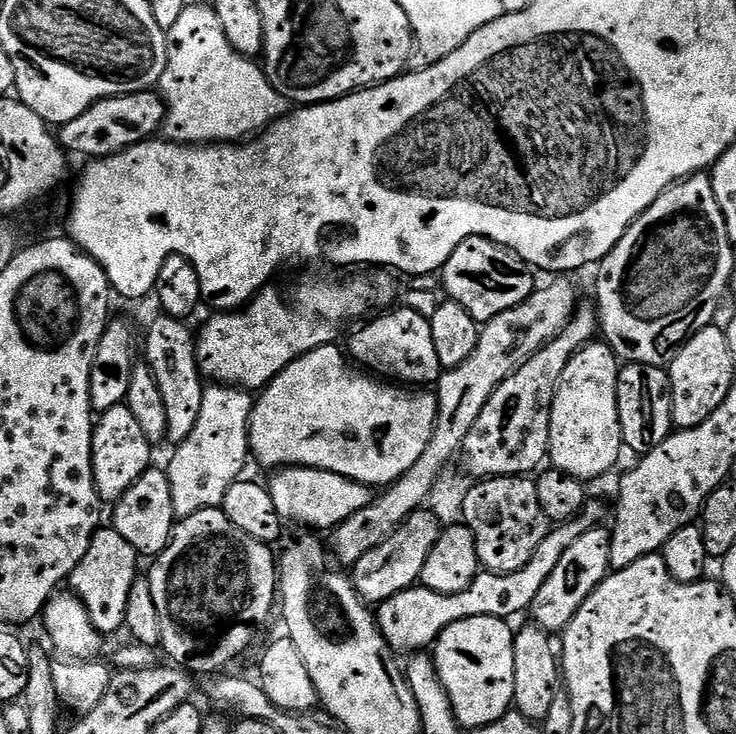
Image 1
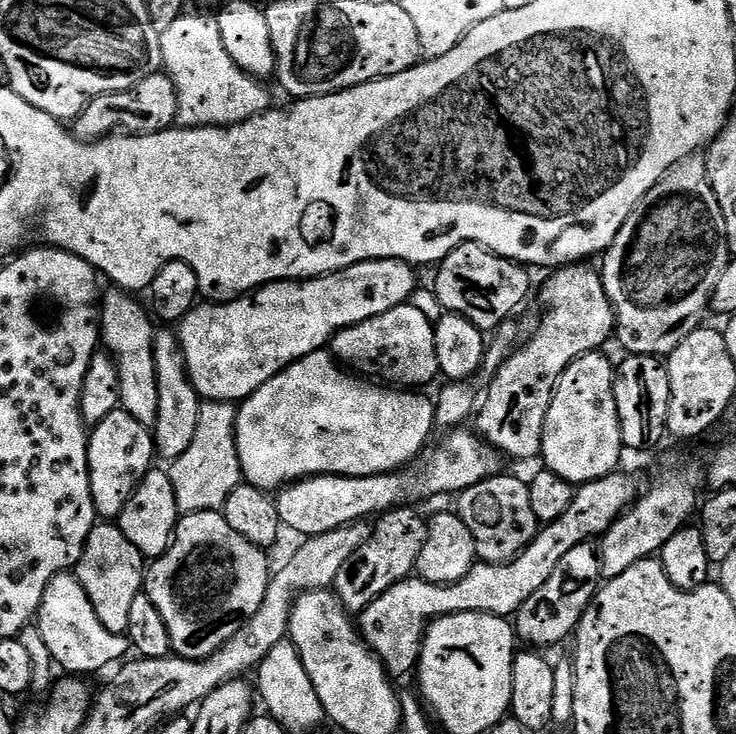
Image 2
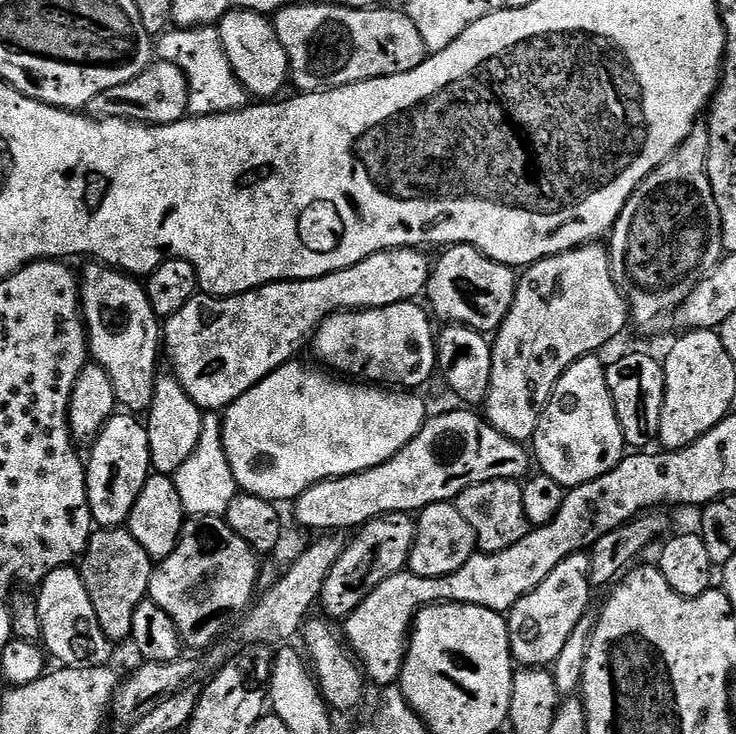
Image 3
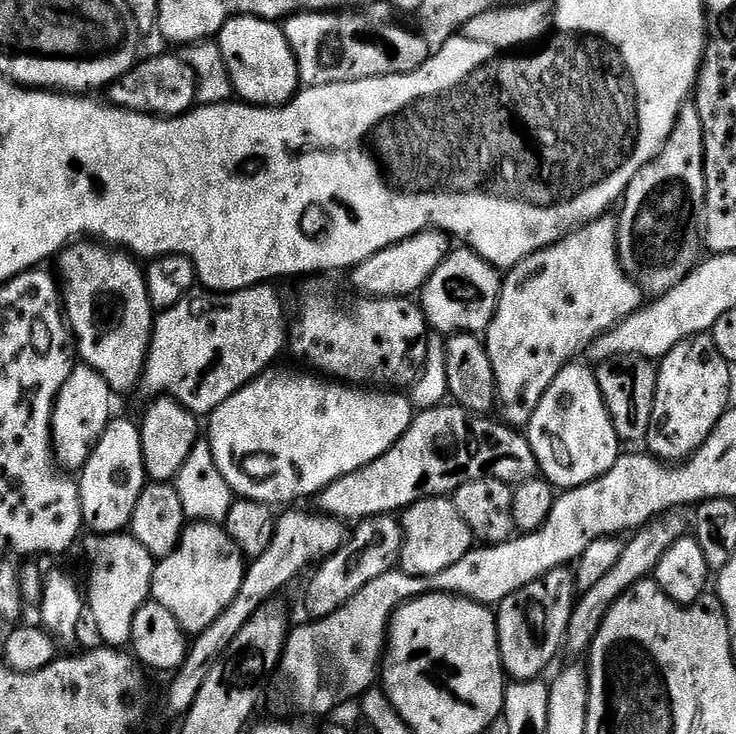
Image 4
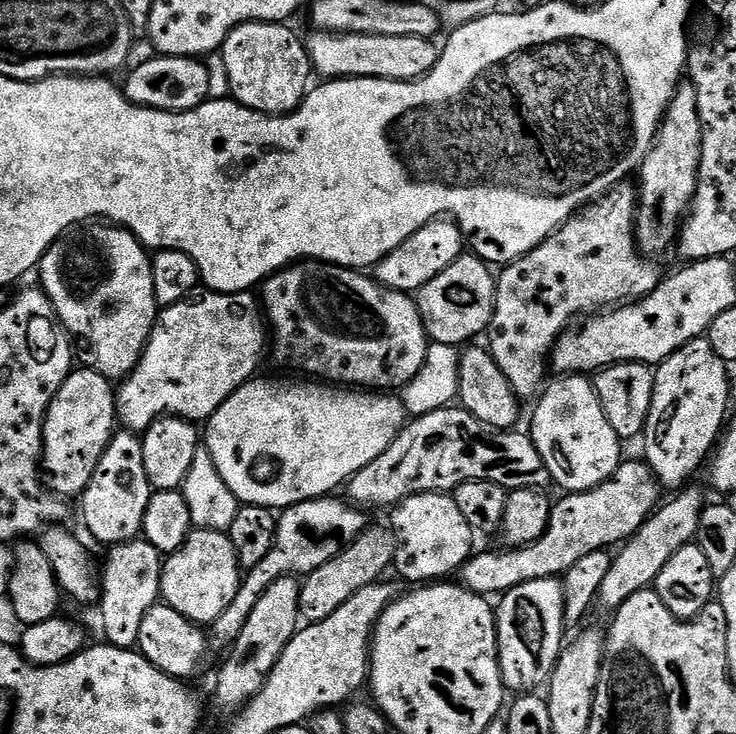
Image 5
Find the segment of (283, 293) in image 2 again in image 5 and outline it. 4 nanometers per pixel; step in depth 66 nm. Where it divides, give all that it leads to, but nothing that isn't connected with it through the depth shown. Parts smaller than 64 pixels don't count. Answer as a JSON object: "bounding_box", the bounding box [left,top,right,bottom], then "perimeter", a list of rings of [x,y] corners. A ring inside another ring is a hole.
{"bounding_box":[116,218,466,434],"perimeter":[[[441,218],[432,220],[426,226],[422,226],[402,246],[398,246],[389,256],[383,256],[374,266],[374,278],[377,282],[393,292],[419,293],[446,266],[450,266],[462,255],[466,248],[464,236],[460,233],[460,227],[451,219]],[[200,290],[182,302],[163,309],[136,369],[125,376],[116,392],[116,414],[127,431],[142,434],[164,416],[179,416],[182,420],[207,422],[218,406],[233,396],[243,384],[257,375],[256,367],[264,356],[266,320],[259,299],[247,292],[214,292]]]}

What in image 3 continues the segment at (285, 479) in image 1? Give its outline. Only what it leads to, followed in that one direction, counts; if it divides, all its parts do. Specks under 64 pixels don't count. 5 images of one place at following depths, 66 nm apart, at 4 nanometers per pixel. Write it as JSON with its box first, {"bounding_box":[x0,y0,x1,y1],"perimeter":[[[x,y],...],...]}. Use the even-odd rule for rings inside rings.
{"bounding_box":[294,410,530,534],"perimeter":[[[460,410],[464,412],[444,412],[441,416],[436,414],[429,415],[424,421],[422,430],[418,430],[418,434],[412,441],[409,442],[402,450],[398,450],[398,454],[394,454],[394,458],[390,458],[386,462],[382,462],[378,466],[374,466],[370,470],[362,470],[355,472],[349,476],[338,476],[334,480],[323,480],[314,486],[310,486],[301,496],[296,497],[294,507],[296,507],[296,520],[304,528],[313,528],[316,534],[332,534],[337,530],[335,528],[352,528],[351,530],[359,529],[361,526],[368,523],[370,520],[375,520],[377,516],[385,516],[391,512],[406,512],[409,514],[419,513],[420,509],[430,506],[431,504],[439,504],[441,502],[455,501],[457,496],[462,494],[462,490],[466,490],[472,484],[481,484],[482,482],[490,482],[491,480],[515,480],[523,481],[529,475],[528,460],[530,464],[530,452],[523,443],[516,440],[506,438],[501,432],[494,430],[494,426],[488,423],[483,415],[475,416],[475,411]]]}

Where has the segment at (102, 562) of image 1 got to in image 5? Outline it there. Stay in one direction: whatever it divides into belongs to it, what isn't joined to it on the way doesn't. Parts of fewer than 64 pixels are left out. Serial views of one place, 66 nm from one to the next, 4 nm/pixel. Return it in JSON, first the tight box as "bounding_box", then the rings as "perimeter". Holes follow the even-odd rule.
{"bounding_box":[98,538,162,649],"perimeter":[[[137,538],[113,545],[100,572],[101,599],[98,610],[102,614],[103,636],[107,643],[116,648],[133,649],[139,638],[142,620],[159,601],[161,586],[162,554],[147,540]]]}

